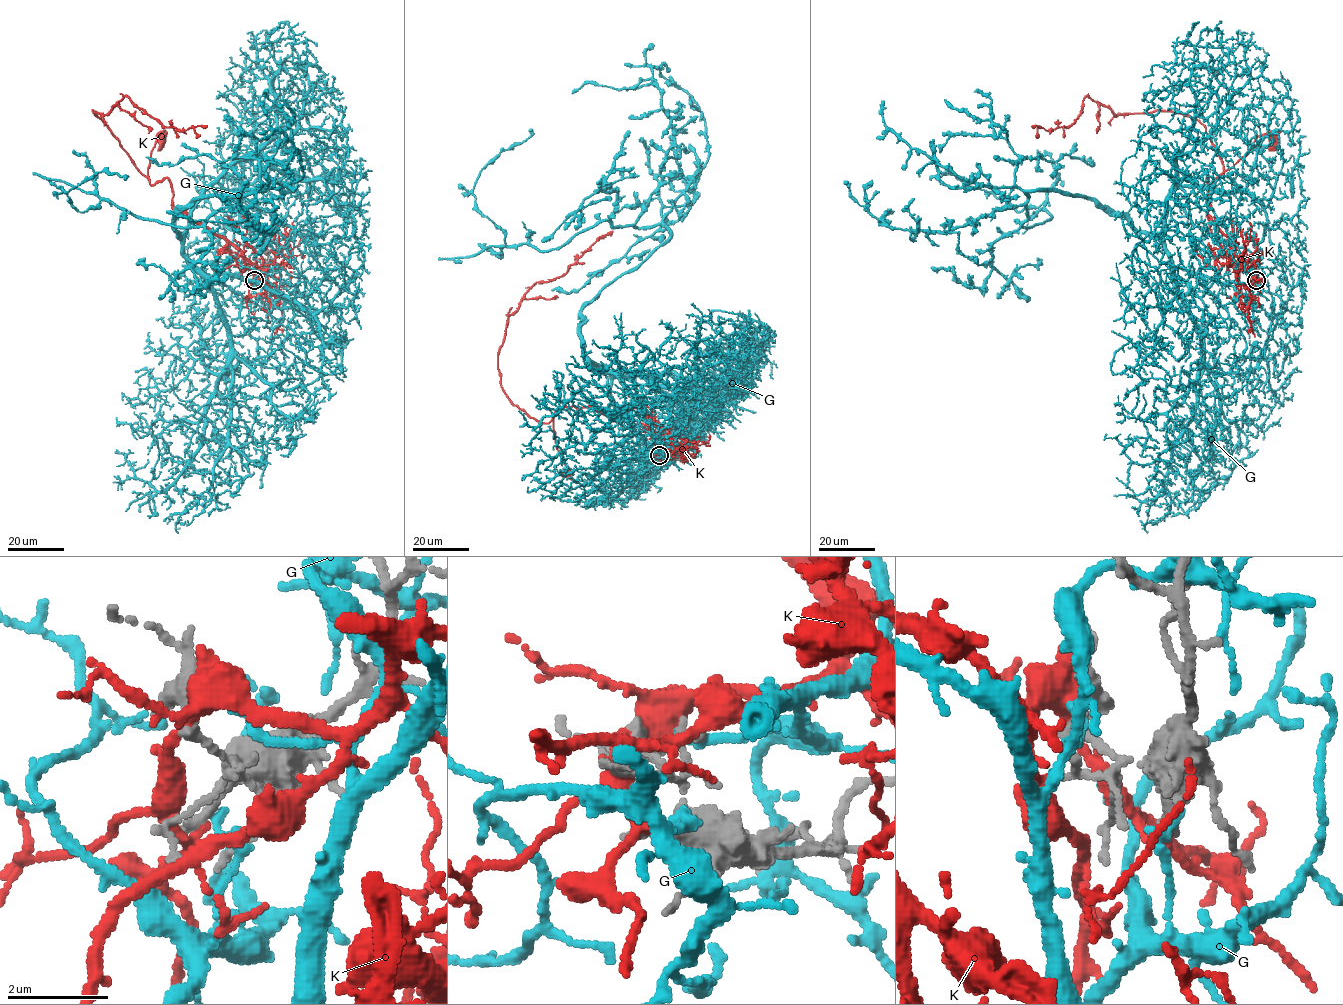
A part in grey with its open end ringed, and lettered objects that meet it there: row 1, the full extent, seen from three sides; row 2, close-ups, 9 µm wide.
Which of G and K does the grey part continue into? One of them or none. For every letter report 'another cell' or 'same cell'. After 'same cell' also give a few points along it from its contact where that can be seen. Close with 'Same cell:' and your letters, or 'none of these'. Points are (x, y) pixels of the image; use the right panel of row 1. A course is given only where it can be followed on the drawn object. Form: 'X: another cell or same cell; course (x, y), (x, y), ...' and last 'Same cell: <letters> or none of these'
G: another cell
K: another cell
Same cell: none of these

